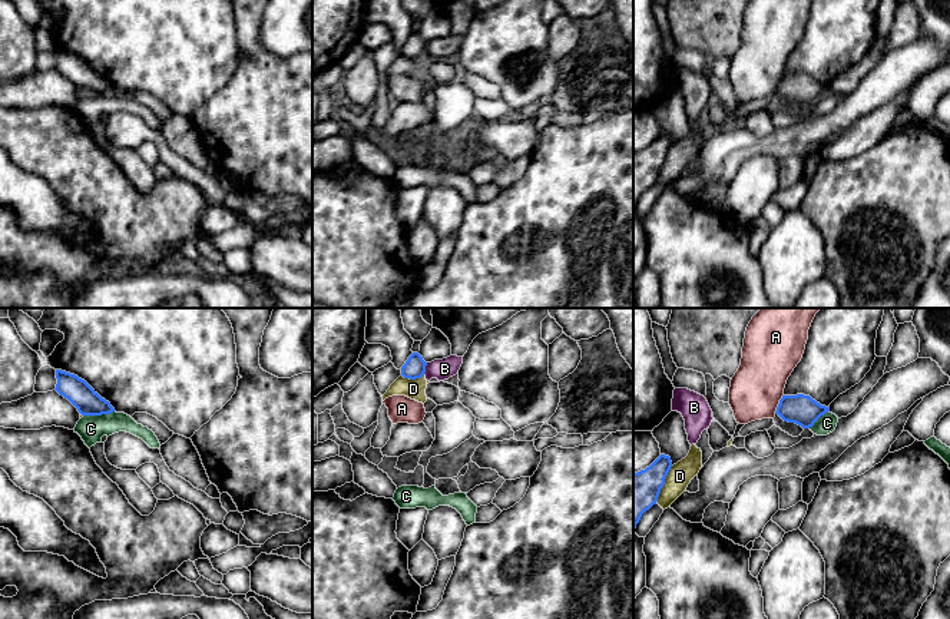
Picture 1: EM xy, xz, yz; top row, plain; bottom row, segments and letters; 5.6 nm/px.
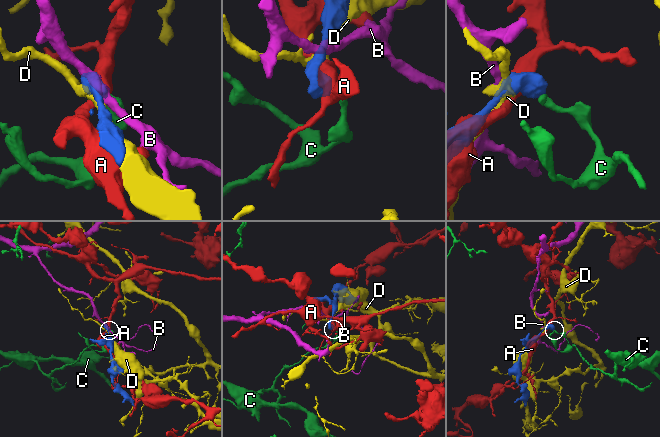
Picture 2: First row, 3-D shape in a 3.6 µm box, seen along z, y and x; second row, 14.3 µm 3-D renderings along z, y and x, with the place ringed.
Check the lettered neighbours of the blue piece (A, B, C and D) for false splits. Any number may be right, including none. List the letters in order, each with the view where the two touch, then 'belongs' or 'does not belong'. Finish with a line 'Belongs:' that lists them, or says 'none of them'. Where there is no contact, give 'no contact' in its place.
A: meets blue in yz; does not belong
B: meets blue in xz; does not belong
C: meets blue in xy; does not belong
D: meets blue in yz; does not belong
Belongs: none of them

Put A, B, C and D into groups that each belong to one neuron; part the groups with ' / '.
A / B / C / D

